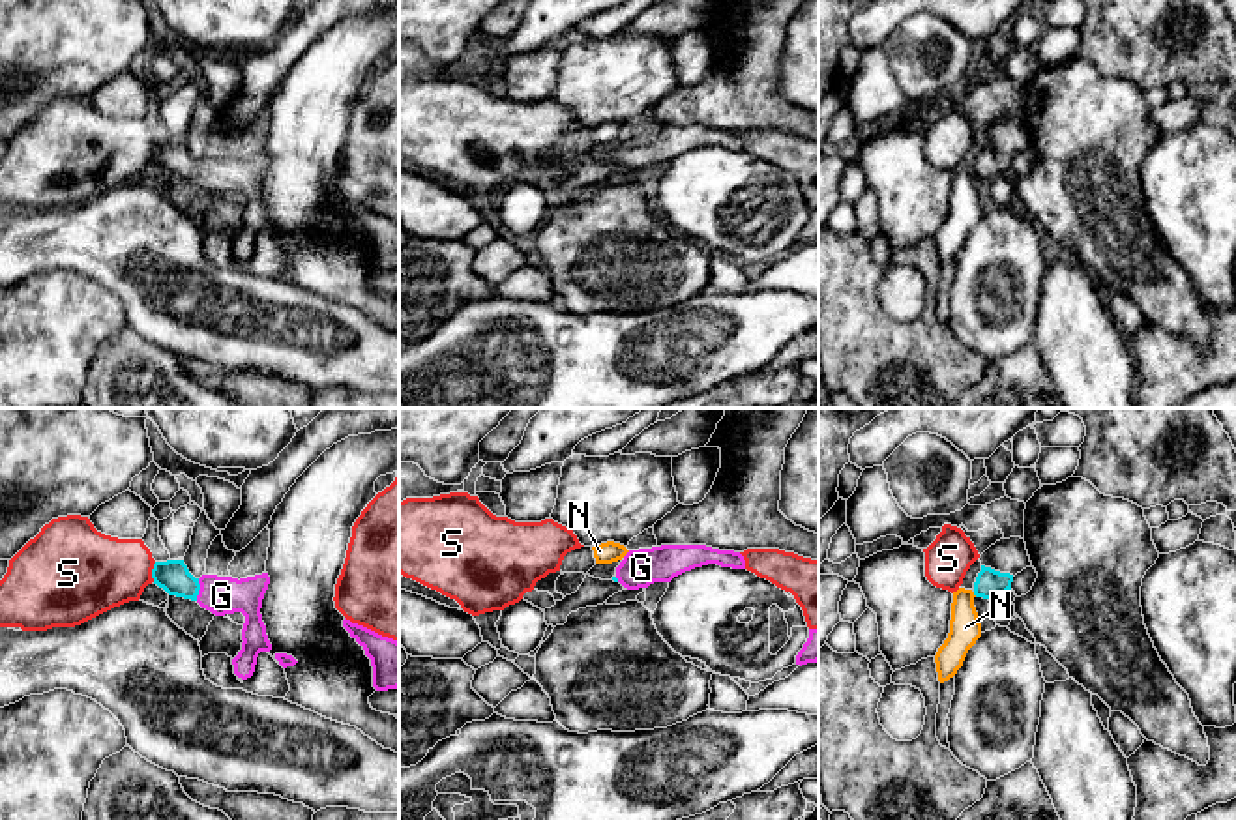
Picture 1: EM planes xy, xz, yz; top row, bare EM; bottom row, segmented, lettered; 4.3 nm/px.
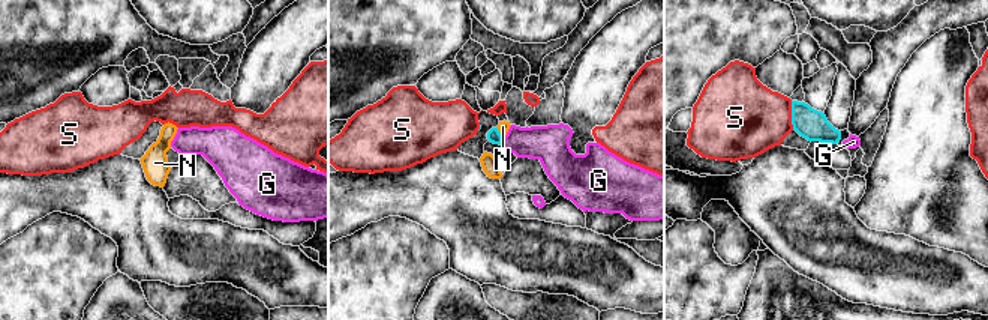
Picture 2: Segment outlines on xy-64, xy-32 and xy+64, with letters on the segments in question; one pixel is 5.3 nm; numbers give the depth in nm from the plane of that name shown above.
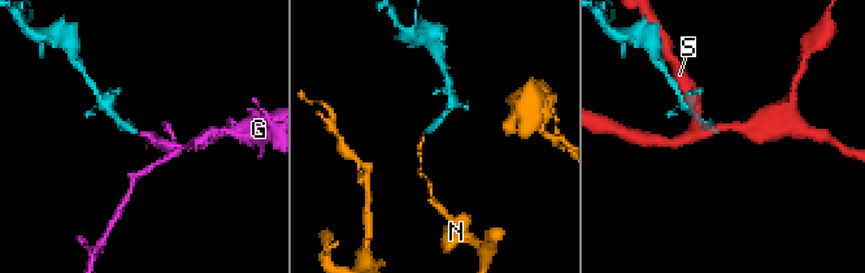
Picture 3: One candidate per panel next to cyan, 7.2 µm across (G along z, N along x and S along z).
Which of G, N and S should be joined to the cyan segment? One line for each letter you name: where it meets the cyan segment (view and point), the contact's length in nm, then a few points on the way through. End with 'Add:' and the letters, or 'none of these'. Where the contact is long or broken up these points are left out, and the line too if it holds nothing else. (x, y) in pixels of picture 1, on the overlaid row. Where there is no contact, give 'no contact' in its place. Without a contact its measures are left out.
G: contact xy (199, 588); length 100 nm; way xy (173, 575), (190, 588), (199, 588), (221, 596)
Add: G

